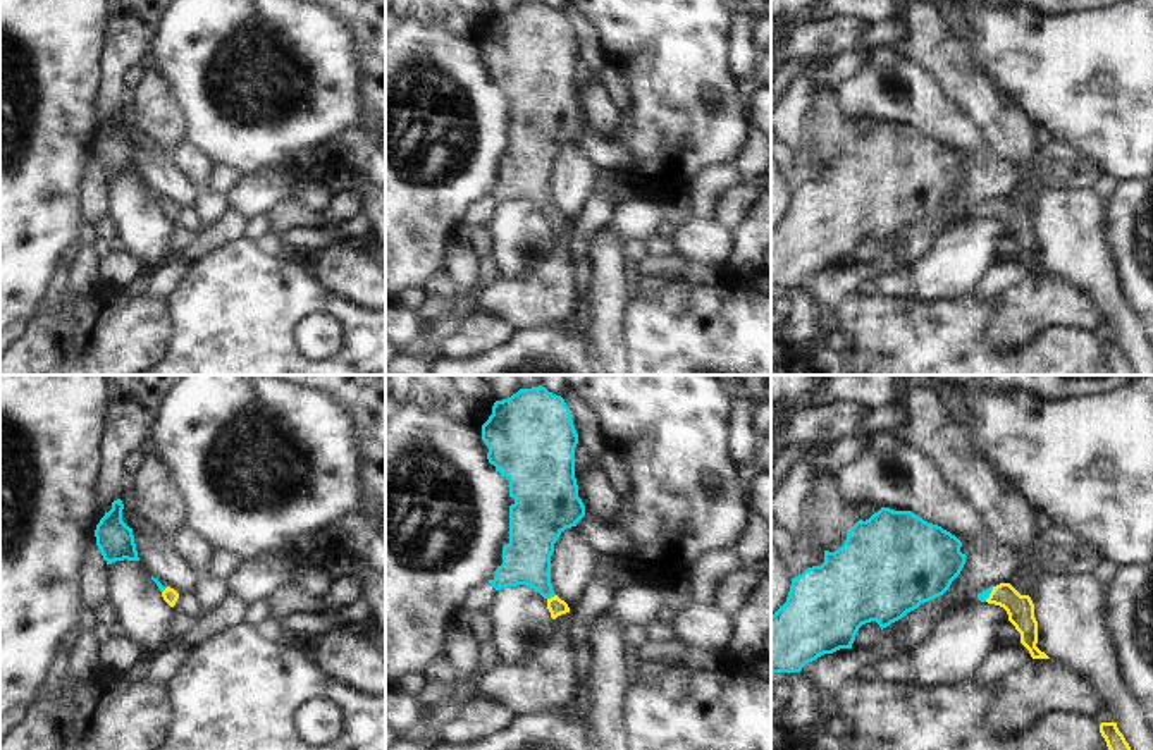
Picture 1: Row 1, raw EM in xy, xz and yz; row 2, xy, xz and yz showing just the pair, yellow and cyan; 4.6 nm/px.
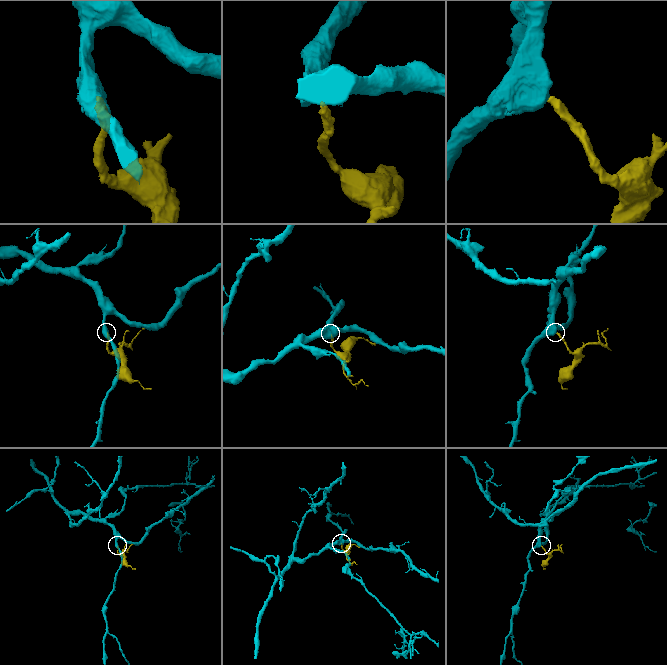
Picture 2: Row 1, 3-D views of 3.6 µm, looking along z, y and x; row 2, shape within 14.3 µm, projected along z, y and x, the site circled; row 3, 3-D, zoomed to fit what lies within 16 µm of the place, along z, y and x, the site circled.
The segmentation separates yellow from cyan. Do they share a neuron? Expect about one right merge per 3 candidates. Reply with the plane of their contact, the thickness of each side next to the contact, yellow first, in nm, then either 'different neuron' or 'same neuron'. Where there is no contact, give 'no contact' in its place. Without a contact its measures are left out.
xz | 80/220 nm | same neuron

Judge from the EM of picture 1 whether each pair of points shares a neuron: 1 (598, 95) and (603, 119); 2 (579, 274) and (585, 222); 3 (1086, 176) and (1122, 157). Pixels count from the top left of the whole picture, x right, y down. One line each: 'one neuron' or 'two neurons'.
1: one neuron
2: one neuron
3: two neurons

